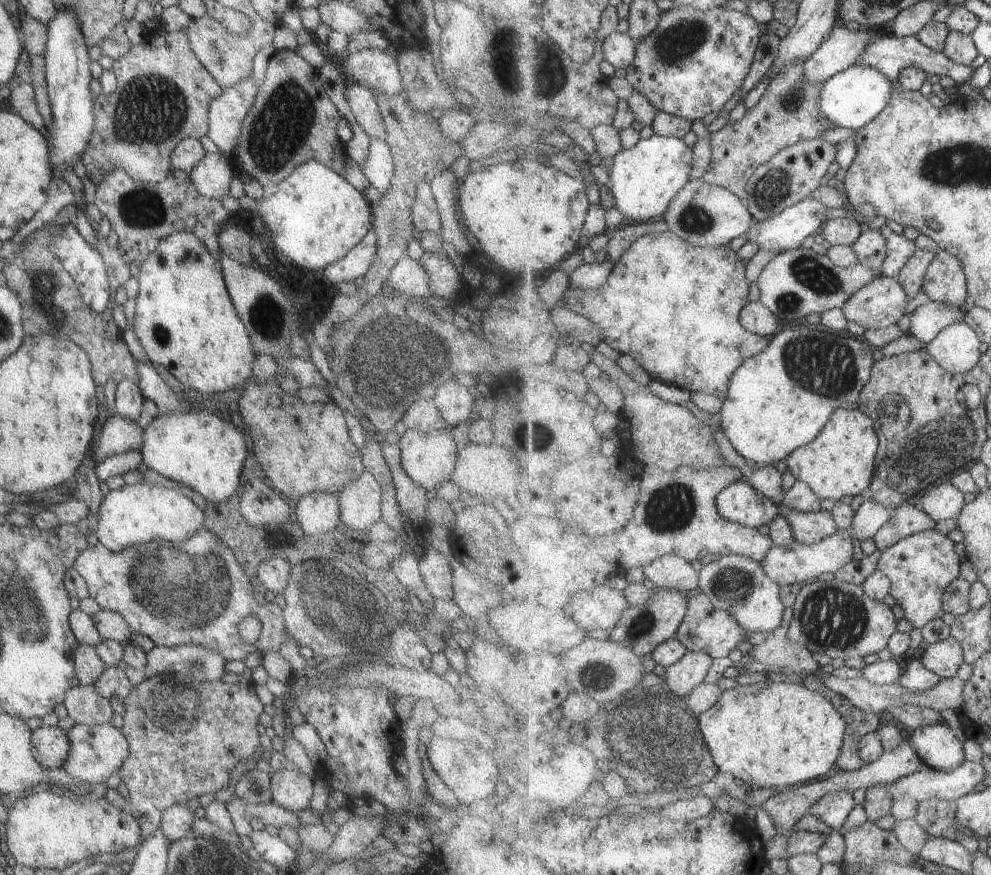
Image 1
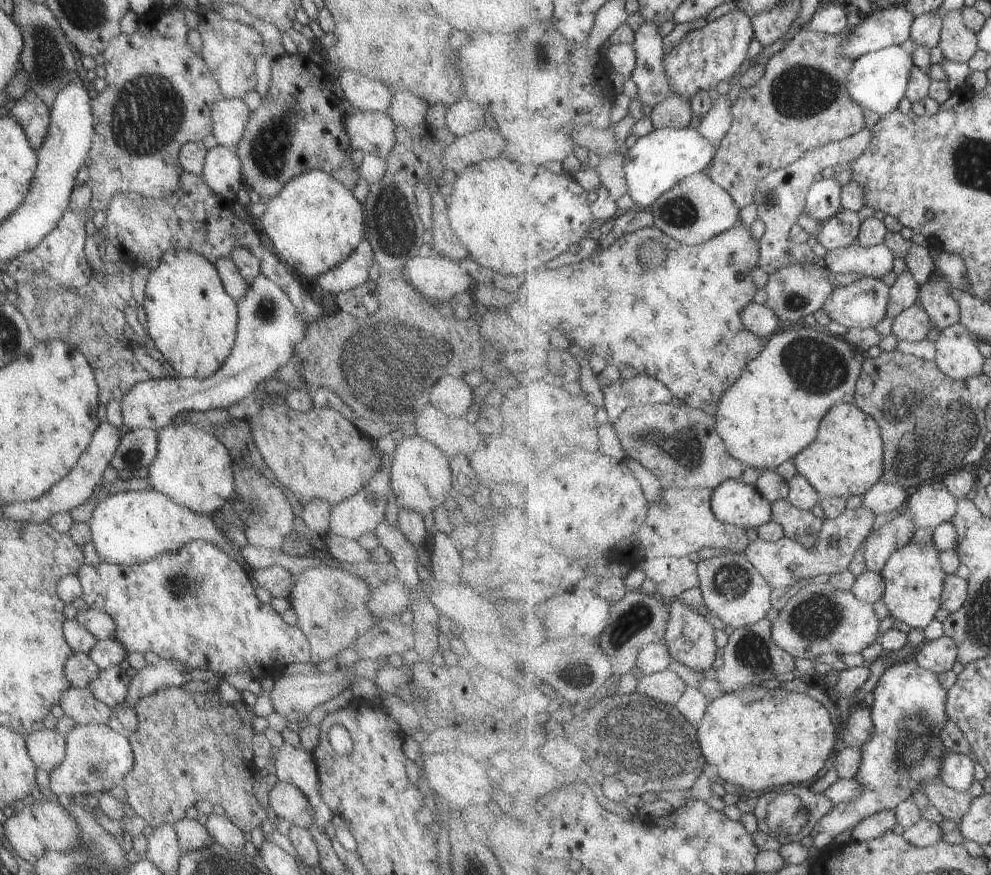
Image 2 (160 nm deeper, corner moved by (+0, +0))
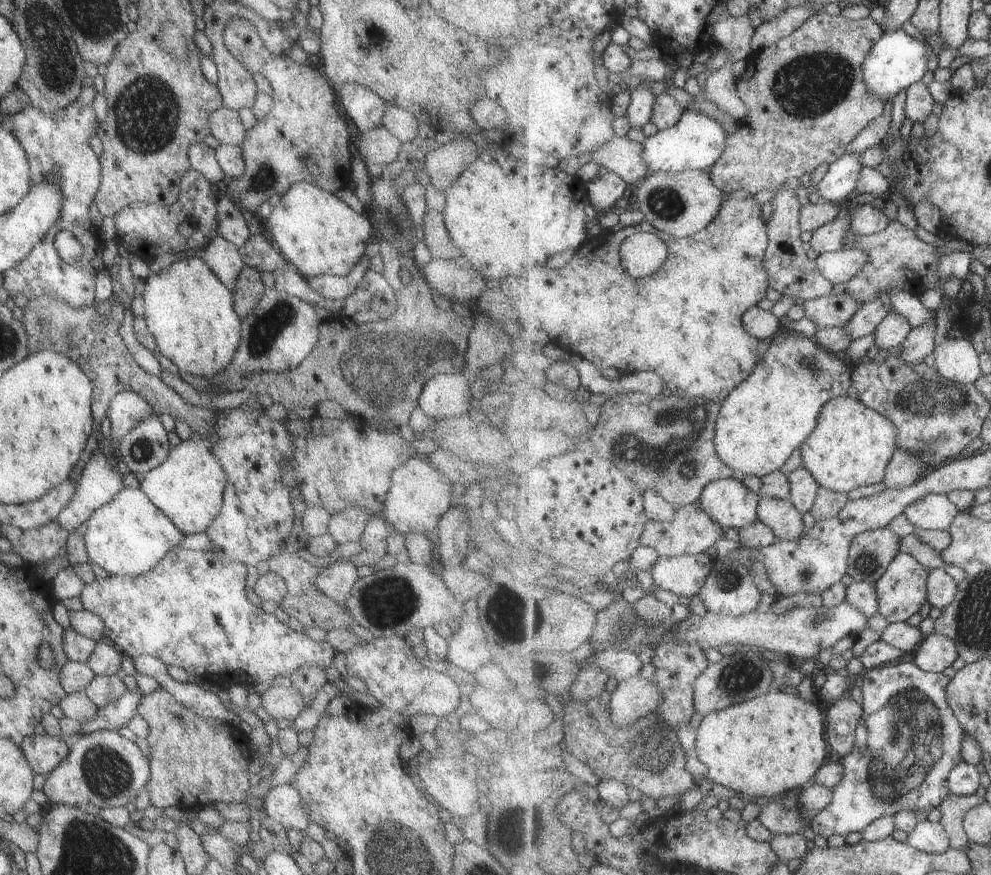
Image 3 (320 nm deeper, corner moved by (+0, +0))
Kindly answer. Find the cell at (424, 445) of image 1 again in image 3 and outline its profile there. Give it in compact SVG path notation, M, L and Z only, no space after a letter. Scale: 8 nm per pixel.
M413 455L401 465L397 465L389 475L389 490L385 493L382 515L388 526L402 536L407 533L421 533L427 536L434 531L438 518L452 506L453 496L450 494L448 478L436 471L426 460L426 456Z

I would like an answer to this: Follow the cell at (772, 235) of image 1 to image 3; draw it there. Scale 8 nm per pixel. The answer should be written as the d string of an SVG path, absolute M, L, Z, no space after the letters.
M849 153L829 165L818 184L820 199L830 203L848 201L855 195L855 186L865 168L861 153Z

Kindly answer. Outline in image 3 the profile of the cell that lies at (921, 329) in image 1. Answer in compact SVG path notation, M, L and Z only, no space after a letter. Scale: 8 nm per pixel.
M893 312L877 327L875 345L880 350L893 350L900 347L913 330L912 324L905 315Z

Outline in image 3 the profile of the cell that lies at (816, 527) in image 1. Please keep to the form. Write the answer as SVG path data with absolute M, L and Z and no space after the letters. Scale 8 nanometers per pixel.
M761 495L758 514L758 520L774 530L777 540L797 540L805 530L803 513L790 500Z

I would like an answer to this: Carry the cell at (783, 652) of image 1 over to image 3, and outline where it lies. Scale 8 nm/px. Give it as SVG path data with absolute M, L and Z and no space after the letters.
M739 646L731 656L723 656L718 663L713 663L696 680L694 690L695 710L703 718L713 711L722 711L731 705L753 701L768 694L777 686L772 682L770 662L759 656L756 647Z

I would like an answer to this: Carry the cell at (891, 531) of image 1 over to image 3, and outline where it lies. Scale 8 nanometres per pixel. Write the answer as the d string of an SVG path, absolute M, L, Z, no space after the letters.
M890 527L858 534L853 539L848 562L848 575L853 582L874 585L900 553L899 538Z

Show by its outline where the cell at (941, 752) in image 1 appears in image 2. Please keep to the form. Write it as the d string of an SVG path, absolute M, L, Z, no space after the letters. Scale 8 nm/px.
M945 748L939 776L950 788L967 791L975 780L975 762L965 754Z

